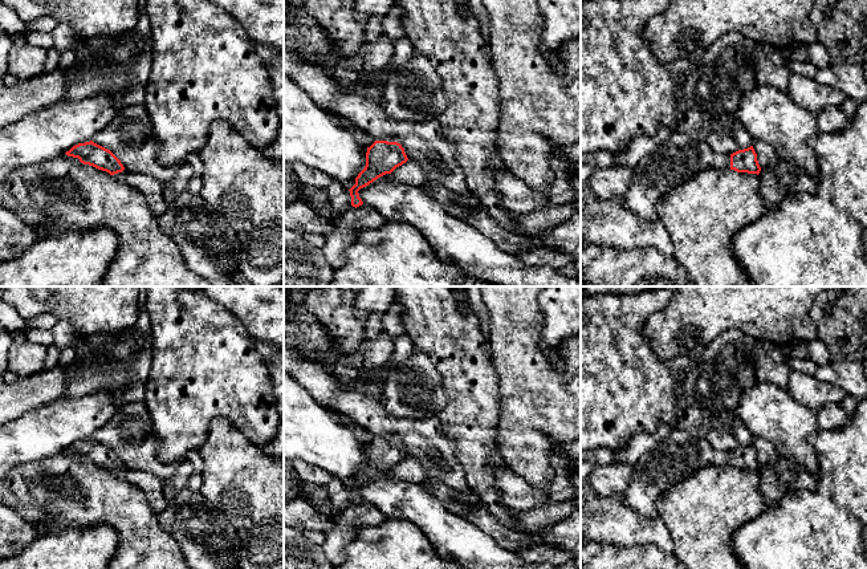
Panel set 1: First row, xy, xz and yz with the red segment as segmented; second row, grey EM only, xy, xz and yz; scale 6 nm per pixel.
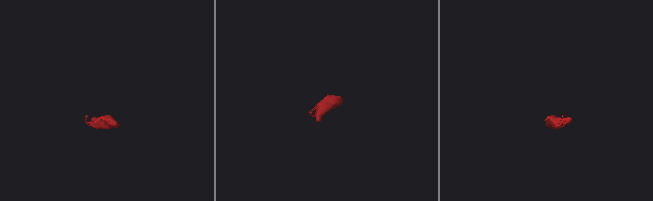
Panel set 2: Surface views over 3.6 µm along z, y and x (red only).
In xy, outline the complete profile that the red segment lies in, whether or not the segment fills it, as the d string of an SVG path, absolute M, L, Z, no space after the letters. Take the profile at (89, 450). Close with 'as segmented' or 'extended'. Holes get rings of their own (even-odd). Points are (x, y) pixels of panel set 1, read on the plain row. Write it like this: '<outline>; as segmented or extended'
M93 438L78 440L65 450L68 454L78 455L81 460L106 468L119 479L126 479L129 468L121 458L107 446Z; extended

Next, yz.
M672 427L668 436L643 454L632 466L632 476L622 492L624 504L642 516L659 517L658 497L695 471L708 467L734 467L760 471L761 464L753 443L733 451L719 451L708 440Z; extended

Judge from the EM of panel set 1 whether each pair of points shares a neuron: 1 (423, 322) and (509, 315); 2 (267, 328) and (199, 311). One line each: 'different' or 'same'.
1: different
2: different

